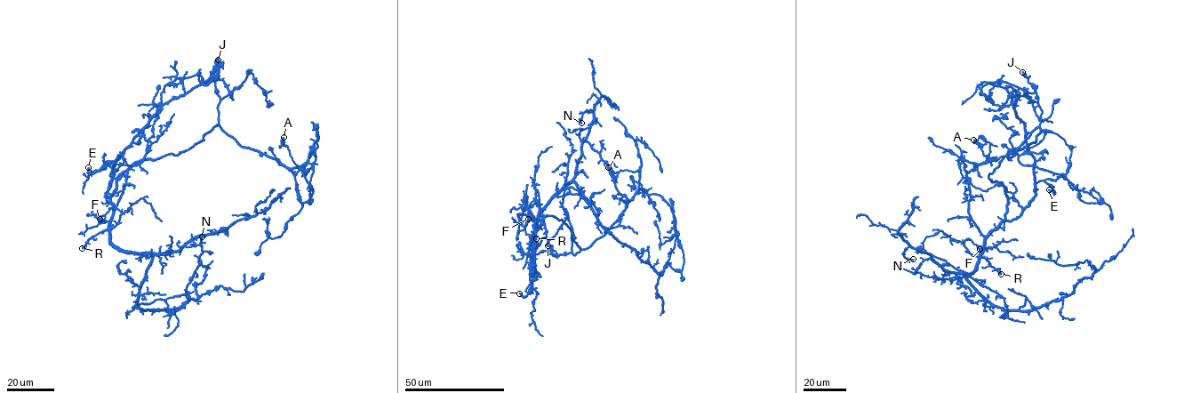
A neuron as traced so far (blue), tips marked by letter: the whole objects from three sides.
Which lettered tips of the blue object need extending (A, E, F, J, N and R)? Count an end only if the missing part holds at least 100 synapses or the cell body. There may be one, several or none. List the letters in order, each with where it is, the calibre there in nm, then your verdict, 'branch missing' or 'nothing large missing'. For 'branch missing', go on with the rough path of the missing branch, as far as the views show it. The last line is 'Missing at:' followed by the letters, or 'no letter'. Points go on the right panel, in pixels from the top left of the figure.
A: (973, 140) | 420 nm | nothing large missing
E: (1049, 189) | 170 nm | nothing large missing
F: (980, 249) | 170 nm | nothing large missing
J: (1022, 72) | 240 nm | nothing large missing
N: (913, 259) | 320 nm | nothing large missing
R: (1001, 274) | 240 nm | branch missing | (1001, 274), (1018, 277), (1064, 300), (1095, 299), (1110, 313), (1122, 310)
Missing at: R

